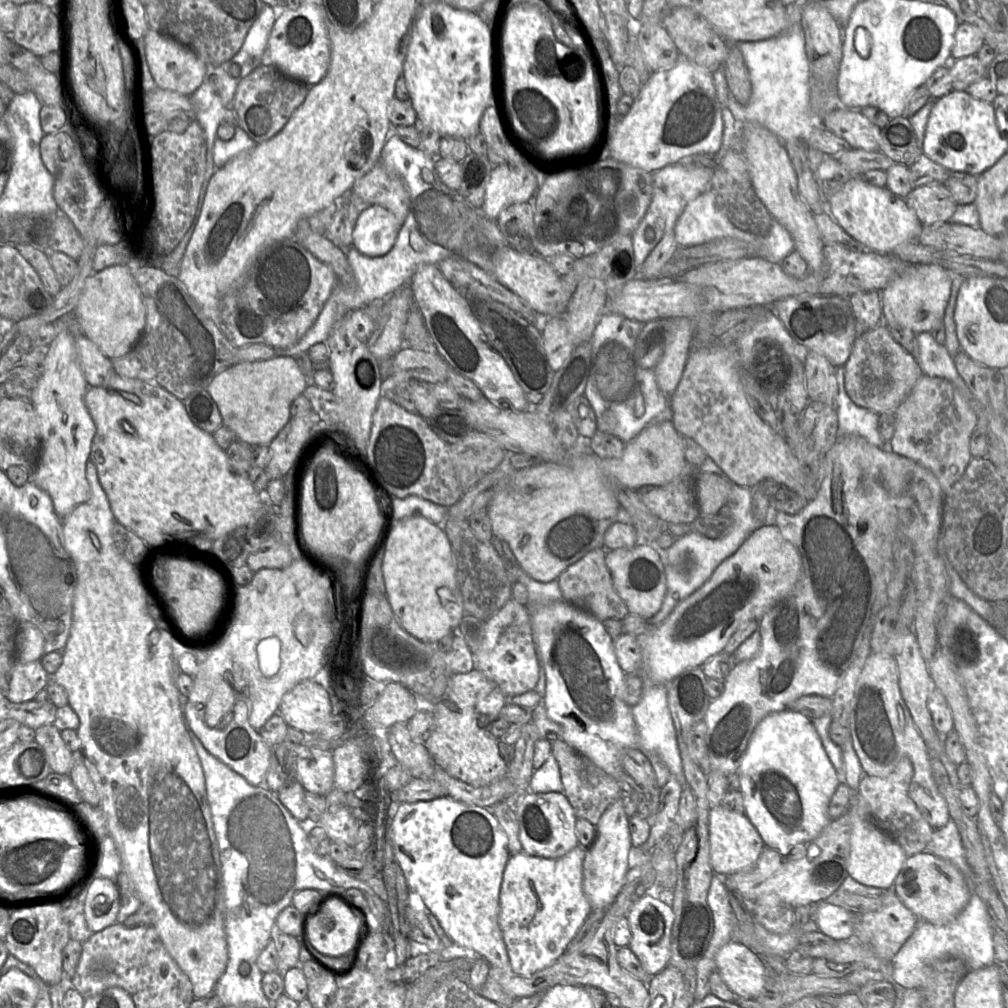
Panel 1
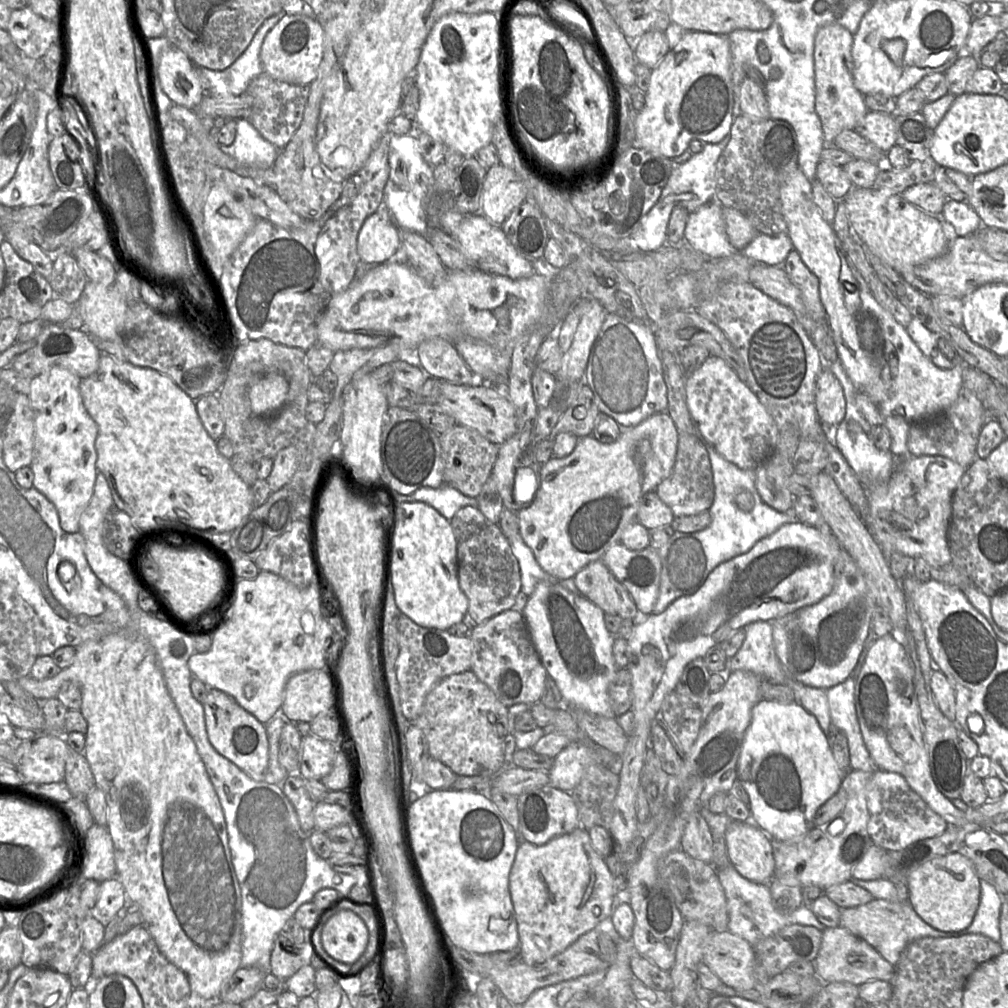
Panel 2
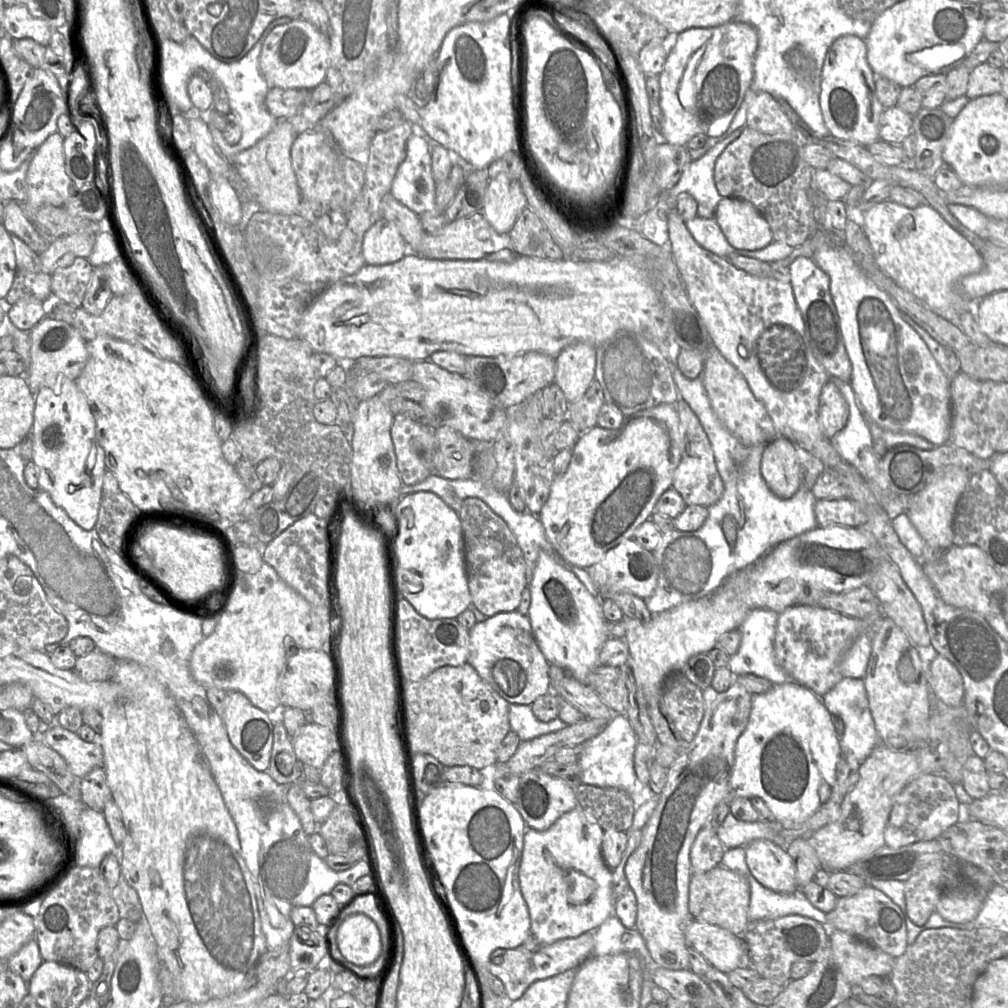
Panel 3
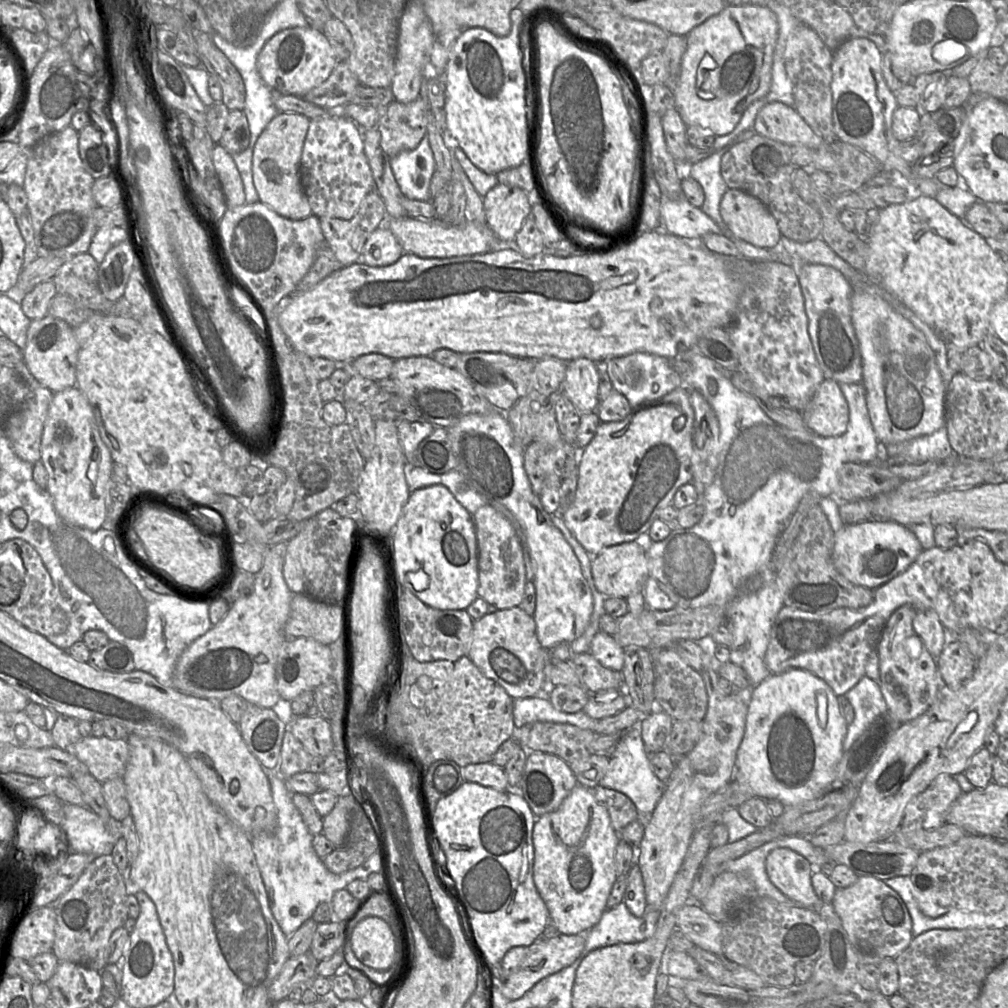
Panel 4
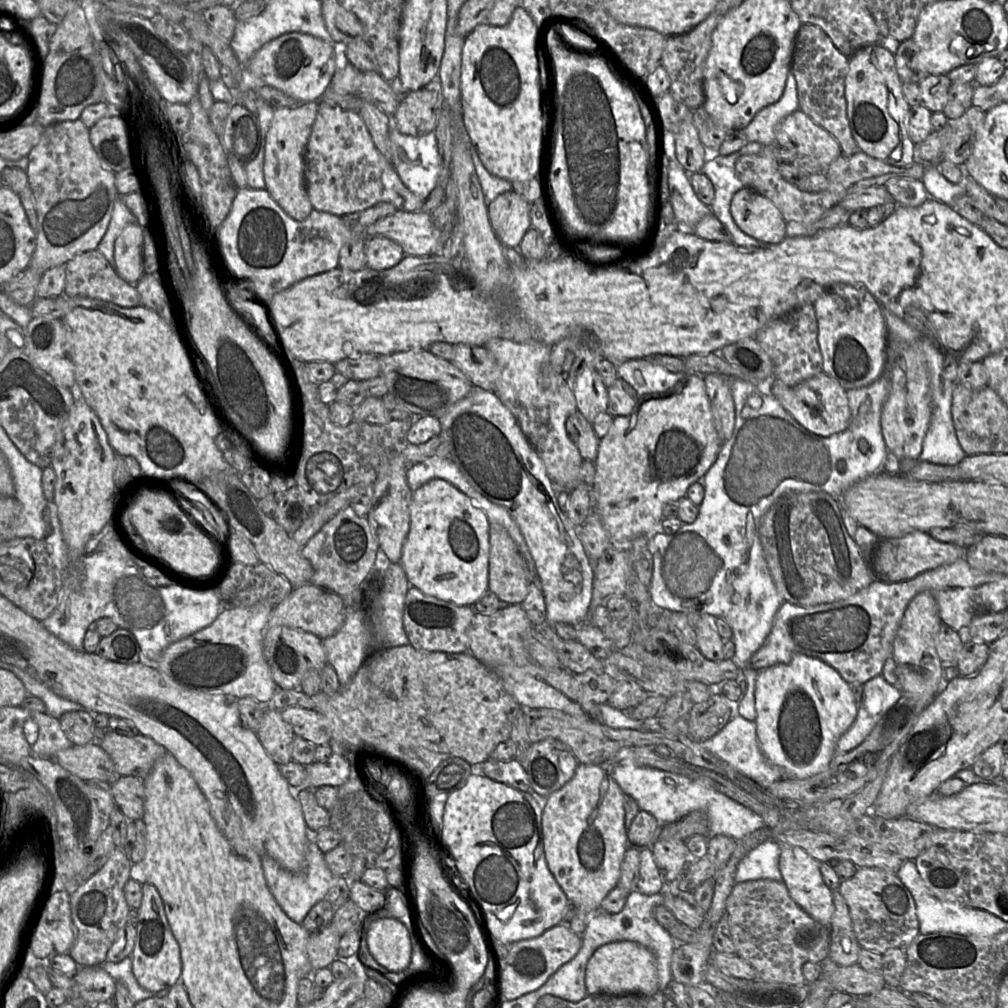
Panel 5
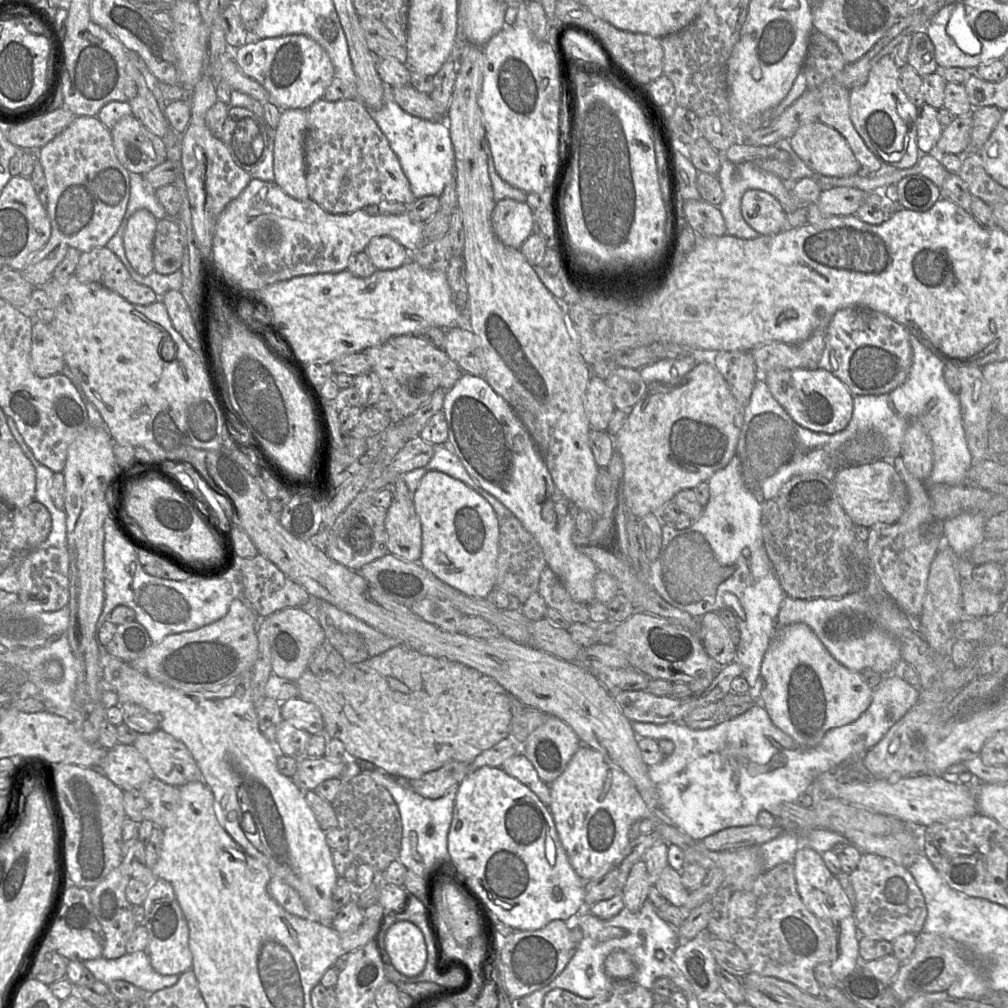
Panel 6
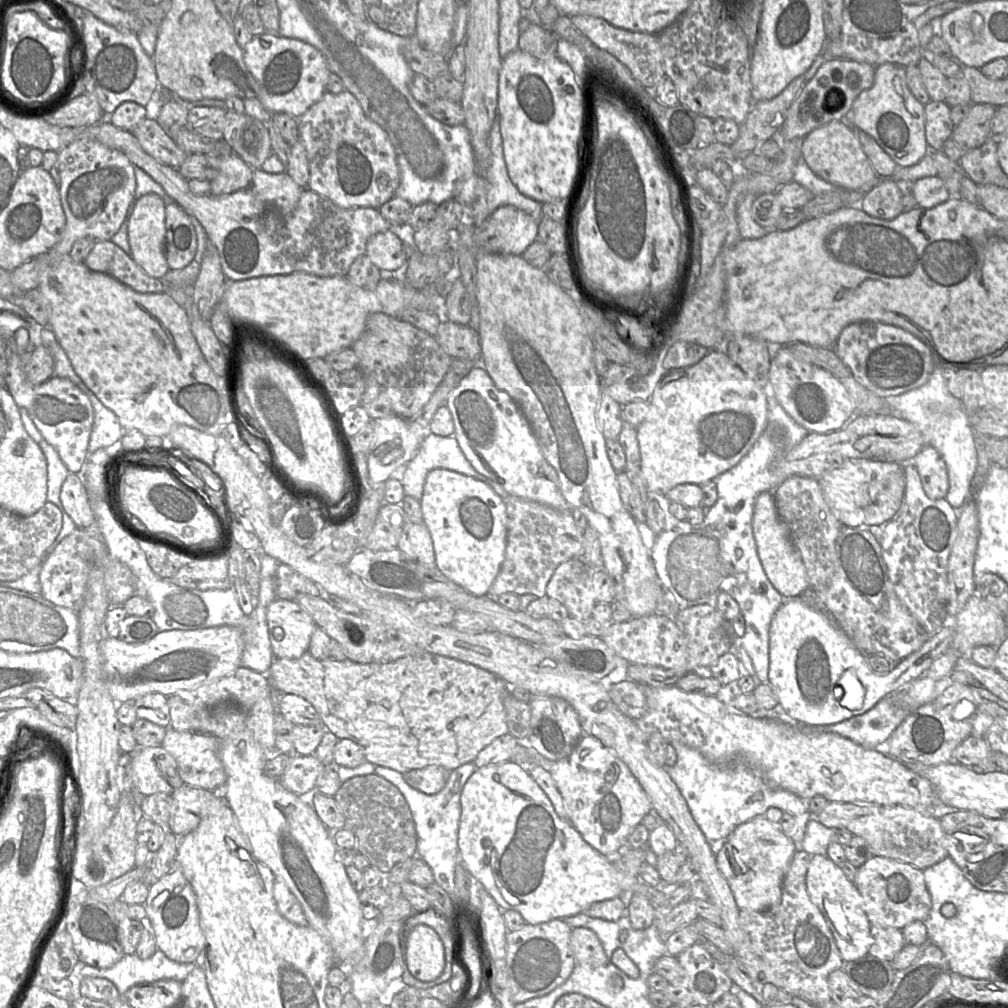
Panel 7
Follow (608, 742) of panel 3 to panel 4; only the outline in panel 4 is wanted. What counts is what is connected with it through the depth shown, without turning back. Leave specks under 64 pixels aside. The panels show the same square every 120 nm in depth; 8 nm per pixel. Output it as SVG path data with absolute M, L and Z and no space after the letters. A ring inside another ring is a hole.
M640 724L626 729L609 756L608 770L599 785L623 793L635 804L638 813L651 815L665 791L666 784L653 772L651 755L645 750Z

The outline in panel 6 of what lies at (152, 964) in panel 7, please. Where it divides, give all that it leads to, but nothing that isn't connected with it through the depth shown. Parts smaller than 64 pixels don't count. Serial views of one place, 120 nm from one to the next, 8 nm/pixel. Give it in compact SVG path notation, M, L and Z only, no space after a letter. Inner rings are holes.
M146 951L125 954L116 959L86 960L83 965L97 981L105 984L113 980L127 981L148 993L173 986L180 975L161 975L151 966Z

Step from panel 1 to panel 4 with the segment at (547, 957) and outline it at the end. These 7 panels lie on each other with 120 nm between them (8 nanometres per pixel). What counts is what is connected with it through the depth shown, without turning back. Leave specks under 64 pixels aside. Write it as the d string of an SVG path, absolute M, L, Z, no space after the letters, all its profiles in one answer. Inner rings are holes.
M577 784L557 810L536 818L533 827L534 884L548 909L550 924L563 935L585 936L600 921L617 878L615 850L621 837L612 827L607 809L597 802L591 789Z

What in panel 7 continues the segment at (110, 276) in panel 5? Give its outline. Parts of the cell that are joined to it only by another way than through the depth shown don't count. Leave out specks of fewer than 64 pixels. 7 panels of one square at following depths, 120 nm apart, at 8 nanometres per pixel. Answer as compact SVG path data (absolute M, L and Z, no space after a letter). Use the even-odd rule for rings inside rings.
M110 240L97 241L83 263L90 270L110 275L136 292L164 292L160 279L147 275L130 255Z

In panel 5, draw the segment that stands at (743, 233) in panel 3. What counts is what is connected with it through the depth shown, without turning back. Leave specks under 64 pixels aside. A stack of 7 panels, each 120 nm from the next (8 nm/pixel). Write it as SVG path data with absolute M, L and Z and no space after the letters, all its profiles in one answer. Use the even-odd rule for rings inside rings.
M750 188L737 191L730 212L737 226L764 244L779 244L786 238L787 222L767 197Z

